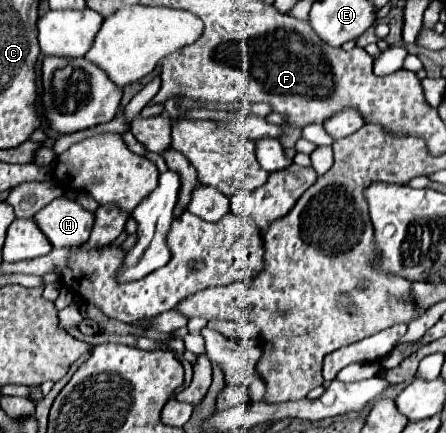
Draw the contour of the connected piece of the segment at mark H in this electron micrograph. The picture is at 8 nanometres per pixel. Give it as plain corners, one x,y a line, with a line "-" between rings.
60,196
36,212
34,222
54,248
80,246
90,236
94,214
84,210
78,202

